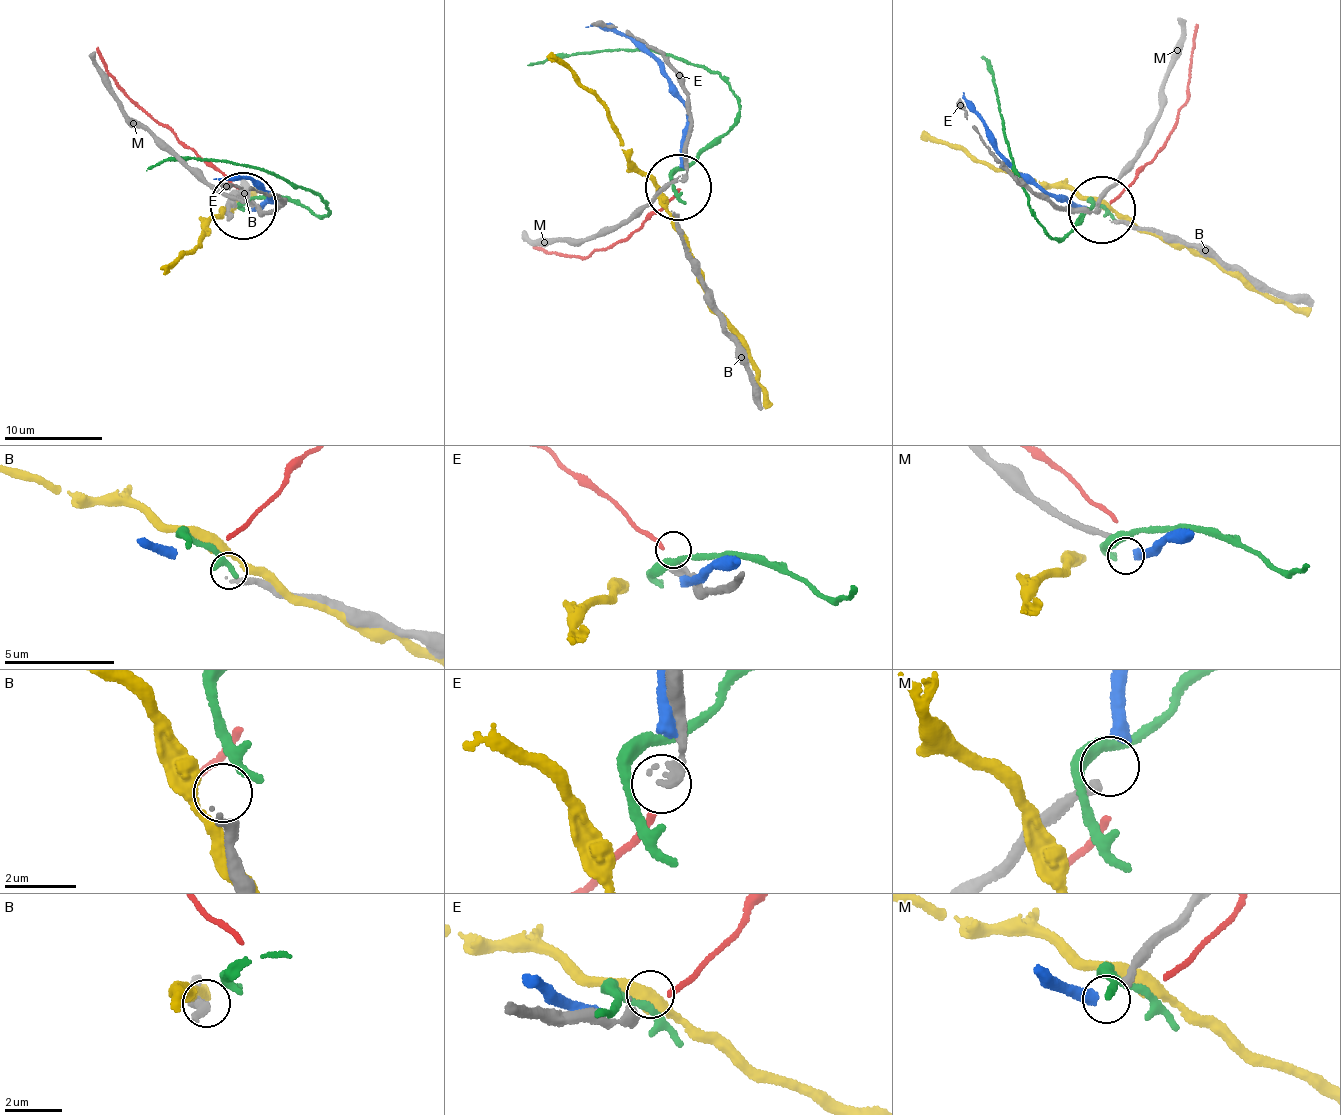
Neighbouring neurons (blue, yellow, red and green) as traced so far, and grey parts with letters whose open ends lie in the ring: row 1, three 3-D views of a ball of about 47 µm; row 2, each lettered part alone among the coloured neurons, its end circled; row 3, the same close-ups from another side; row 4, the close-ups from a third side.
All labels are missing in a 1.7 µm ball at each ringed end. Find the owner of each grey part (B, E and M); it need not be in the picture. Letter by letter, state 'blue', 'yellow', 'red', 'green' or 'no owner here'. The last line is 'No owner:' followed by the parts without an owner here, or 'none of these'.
B: no owner here
E: no owner here
M: blue
No owner: B, E

